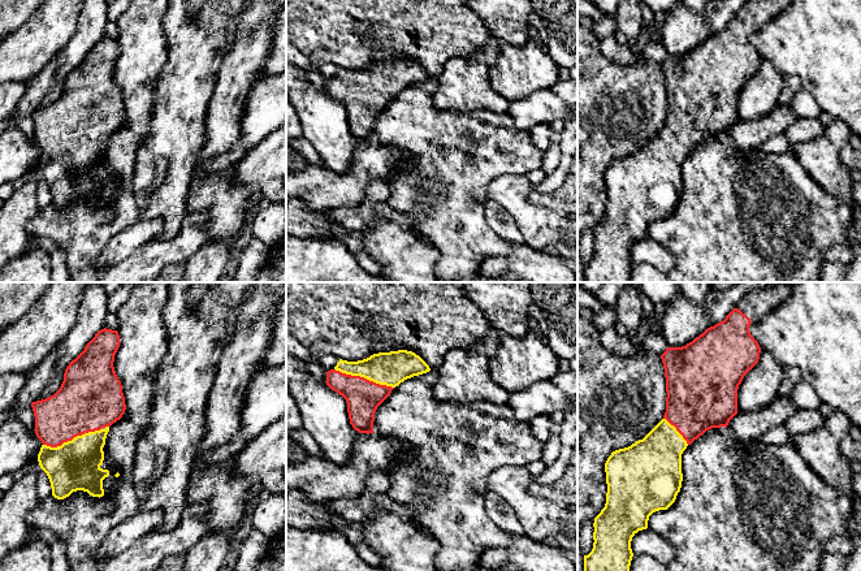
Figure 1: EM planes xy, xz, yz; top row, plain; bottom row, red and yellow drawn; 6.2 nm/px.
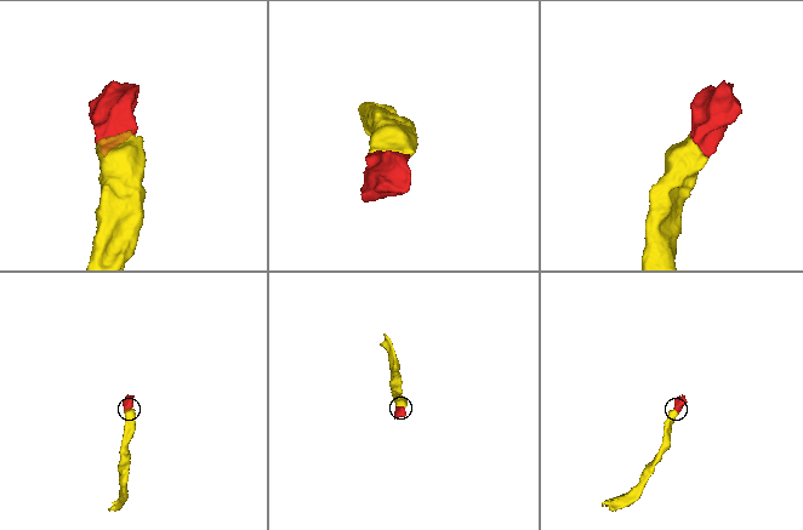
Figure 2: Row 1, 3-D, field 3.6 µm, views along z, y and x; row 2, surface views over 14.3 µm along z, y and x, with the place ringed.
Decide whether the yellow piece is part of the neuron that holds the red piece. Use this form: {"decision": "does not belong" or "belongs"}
{"decision": "belongs"}

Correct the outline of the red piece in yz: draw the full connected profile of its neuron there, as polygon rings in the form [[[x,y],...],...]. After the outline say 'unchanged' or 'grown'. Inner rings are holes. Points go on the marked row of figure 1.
[[[778,284],[766,289],[749,291],[739,304],[714,326],[708,328],[692,342],[682,347],[667,347],[661,355],[666,377],[666,412],[663,419],[642,438],[628,447],[611,453],[605,463],[606,503],[594,518],[593,549],[584,555],[584,571],[629,571],[633,557],[632,537],[648,528],[649,516],[659,510],[667,510],[676,499],[682,488],[682,454],[695,440],[711,428],[727,428],[737,414],[737,389],[744,376],[758,363],[761,347],[749,332],[752,323],[760,321],[775,307],[784,303],[792,293],[792,286]]] | grown

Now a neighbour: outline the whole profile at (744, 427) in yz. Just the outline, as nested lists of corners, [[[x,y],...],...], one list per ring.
[[[776,395],[767,406],[737,414],[730,420],[727,429],[740,444],[750,444],[771,428],[784,425],[796,412],[791,395]]]

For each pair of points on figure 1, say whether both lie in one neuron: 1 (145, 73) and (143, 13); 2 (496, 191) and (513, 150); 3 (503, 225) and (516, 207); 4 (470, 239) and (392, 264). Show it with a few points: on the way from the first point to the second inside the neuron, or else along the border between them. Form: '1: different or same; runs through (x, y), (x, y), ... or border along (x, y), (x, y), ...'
1: same; runs through (143, 59), (143, 27)
2: different; border along (523, 173), (496, 177), (487, 198)
3: different; border along (488, 198), (498, 203), (511, 216), (524, 242)
4: different; border along (431, 245), (440, 254), (437, 268)

